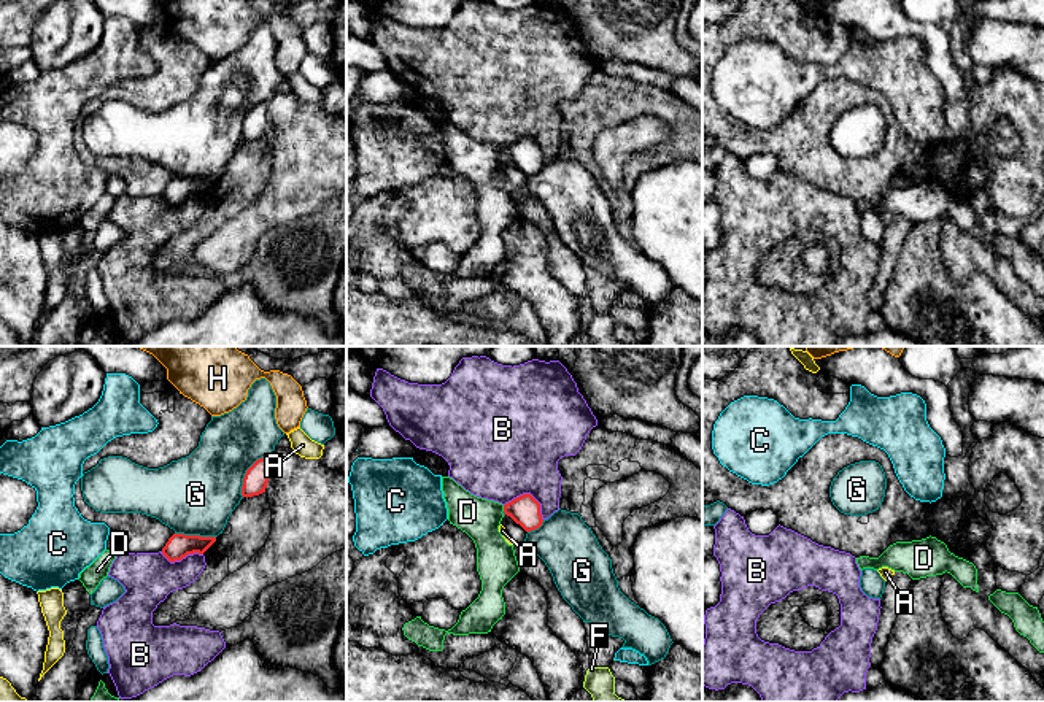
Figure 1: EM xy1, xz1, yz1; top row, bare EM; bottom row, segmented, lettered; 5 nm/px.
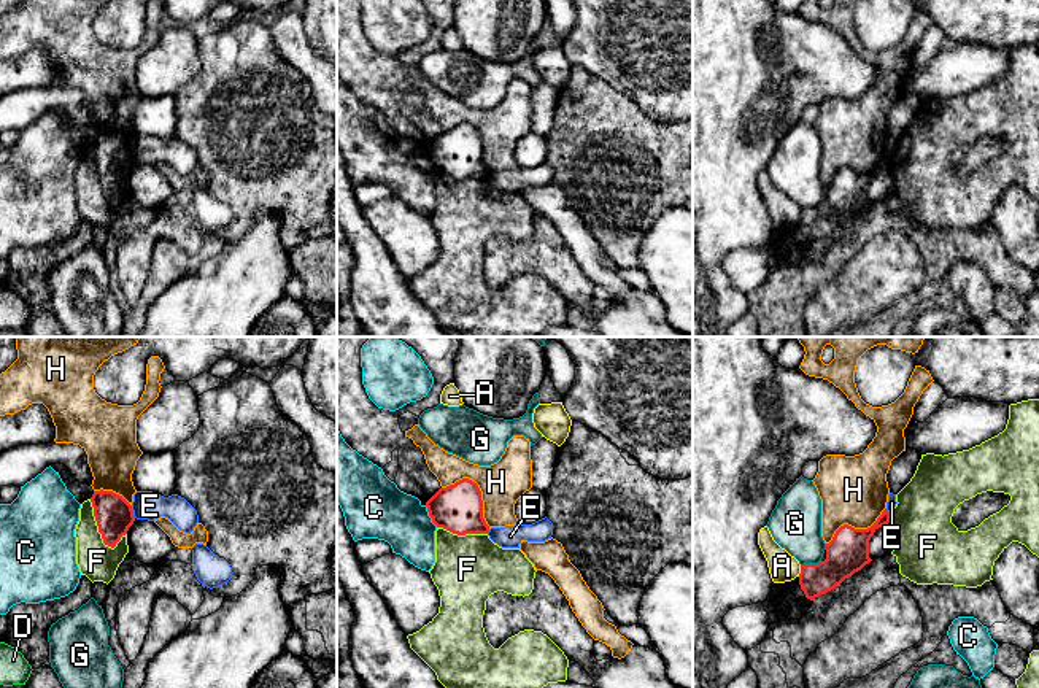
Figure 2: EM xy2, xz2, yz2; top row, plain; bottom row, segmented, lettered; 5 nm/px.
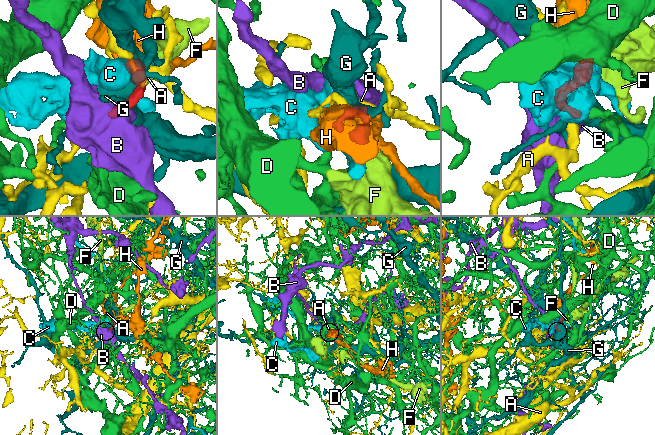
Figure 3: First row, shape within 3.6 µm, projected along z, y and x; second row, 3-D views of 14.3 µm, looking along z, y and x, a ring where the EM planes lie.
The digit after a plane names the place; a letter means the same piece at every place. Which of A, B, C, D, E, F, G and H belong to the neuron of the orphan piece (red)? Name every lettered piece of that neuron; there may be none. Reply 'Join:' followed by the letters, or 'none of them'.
Join: D

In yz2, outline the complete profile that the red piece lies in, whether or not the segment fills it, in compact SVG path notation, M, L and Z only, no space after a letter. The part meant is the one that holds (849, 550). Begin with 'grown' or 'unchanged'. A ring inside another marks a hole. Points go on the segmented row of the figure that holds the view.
unchanged; M885 508L867 529L855 529L848 524L840 526L832 540L826 543L826 559L818 564L801 566L799 585L805 597L813 601L826 594L869 564L872 561L869 558L869 540L879 528L888 523L890 513Z

